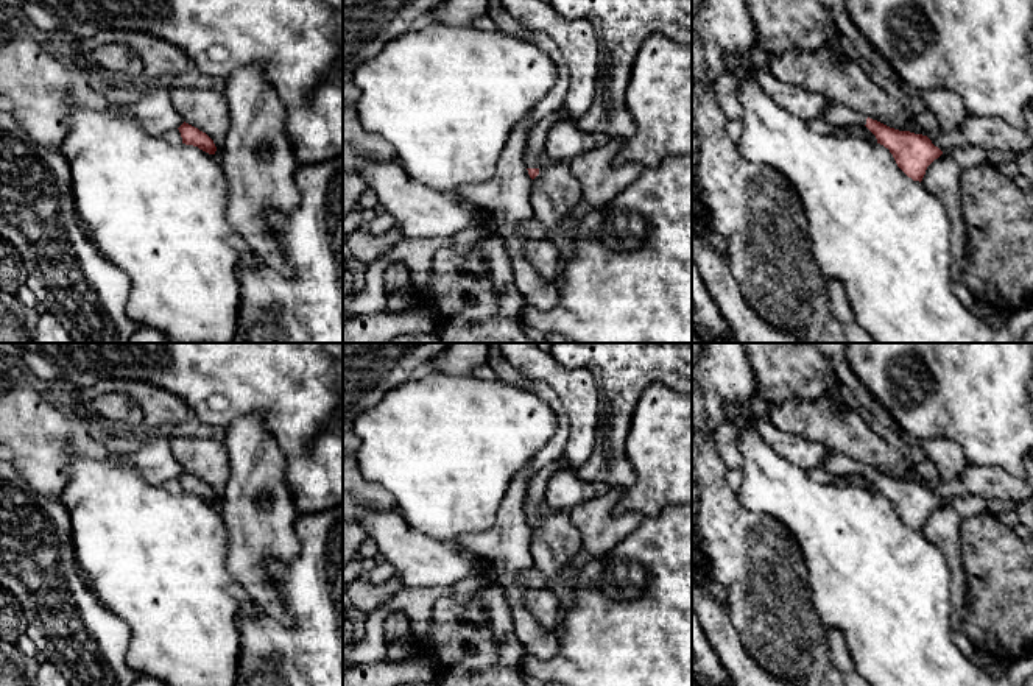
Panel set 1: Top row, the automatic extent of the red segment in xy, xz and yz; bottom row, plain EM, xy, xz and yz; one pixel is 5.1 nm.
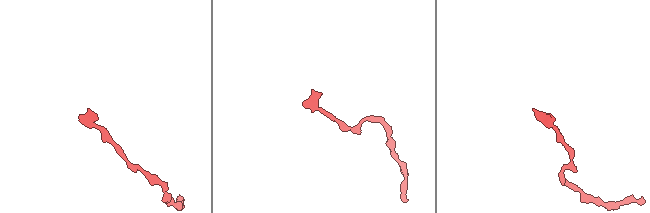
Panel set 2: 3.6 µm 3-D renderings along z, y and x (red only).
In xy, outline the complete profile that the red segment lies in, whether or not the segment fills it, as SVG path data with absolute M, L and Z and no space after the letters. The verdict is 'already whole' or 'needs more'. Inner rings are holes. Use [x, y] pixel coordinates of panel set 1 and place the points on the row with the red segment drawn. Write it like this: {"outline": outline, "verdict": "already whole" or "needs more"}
{"outline": "M185 122L178 129L181 133L182 143L198 147L199 150L209 154L215 154L217 147L206 133L199 131L198 128Z", "verdict": "already whole"}

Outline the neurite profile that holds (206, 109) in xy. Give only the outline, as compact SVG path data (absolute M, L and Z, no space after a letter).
M220 86L170 89L171 101L182 120L206 133L221 150L229 131L229 108Z

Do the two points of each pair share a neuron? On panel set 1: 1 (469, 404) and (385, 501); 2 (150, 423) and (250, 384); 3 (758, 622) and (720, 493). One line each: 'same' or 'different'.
1: different
2: different
3: same

